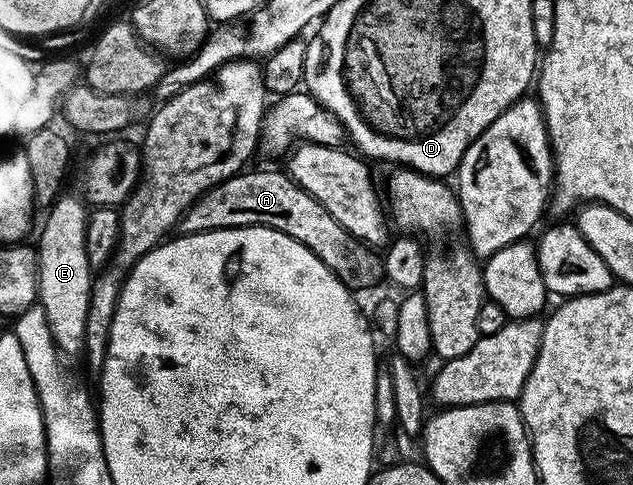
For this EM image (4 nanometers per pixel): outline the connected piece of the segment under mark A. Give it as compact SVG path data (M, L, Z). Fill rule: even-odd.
M257 169L254 173L242 171L235 177L228 177L226 181L221 181L213 189L206 191L195 204L185 212L179 226L182 234L203 233L207 229L242 229L252 225L262 225L271 227L275 231L283 231L283 235L291 235L303 247L307 247L317 258L327 266L335 276L344 283L351 291L357 289L373 289L377 284L382 284L385 276L385 266L380 252L374 251L365 242L357 240L344 229L337 220L299 183L295 183L288 172L277 169Z

